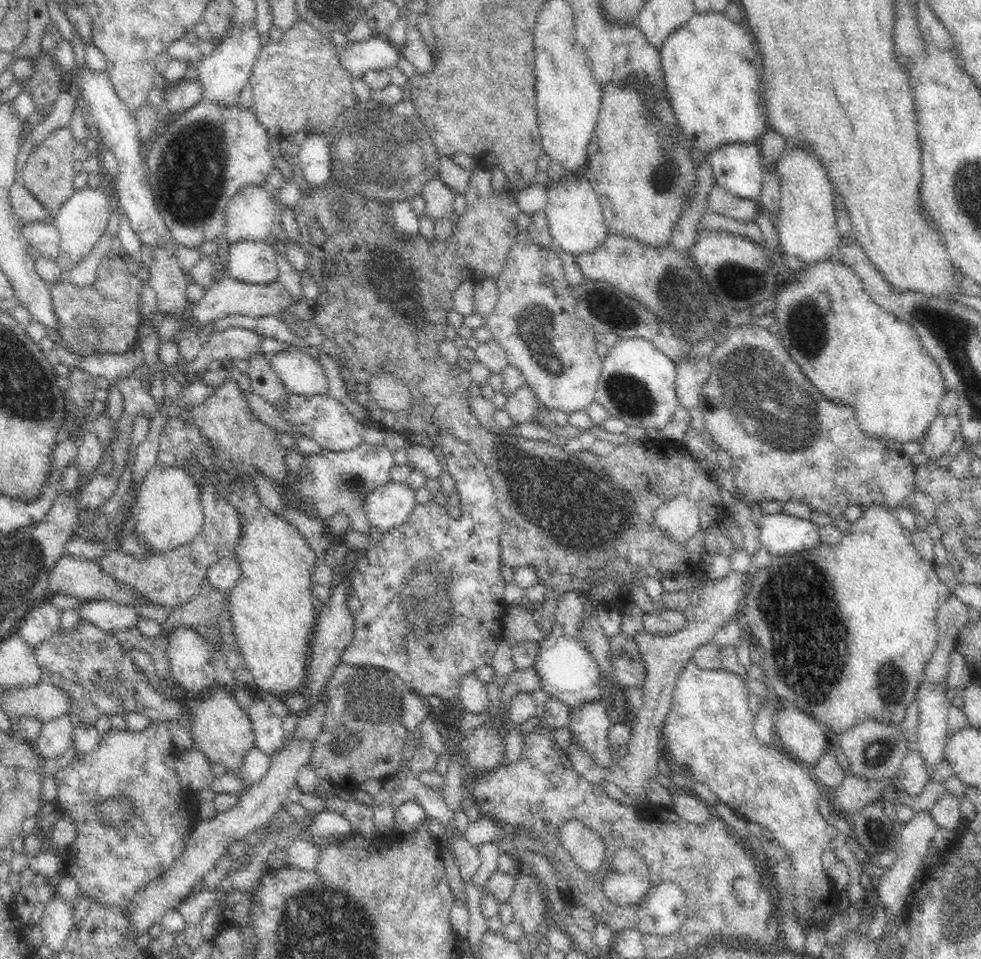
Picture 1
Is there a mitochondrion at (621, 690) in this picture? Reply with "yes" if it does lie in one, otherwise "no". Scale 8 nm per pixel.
no

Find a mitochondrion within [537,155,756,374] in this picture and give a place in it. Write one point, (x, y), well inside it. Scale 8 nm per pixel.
(681, 295)

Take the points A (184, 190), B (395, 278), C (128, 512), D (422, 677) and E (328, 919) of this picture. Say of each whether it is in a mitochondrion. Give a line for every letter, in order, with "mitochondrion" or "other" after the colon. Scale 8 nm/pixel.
A: mitochondrion
B: mitochondrion
C: other
D: other
E: mitochondrion

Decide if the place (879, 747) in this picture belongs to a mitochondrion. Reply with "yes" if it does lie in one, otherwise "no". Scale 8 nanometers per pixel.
yes

